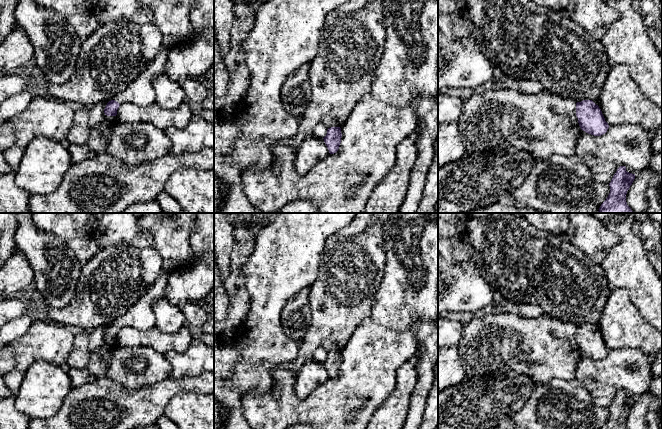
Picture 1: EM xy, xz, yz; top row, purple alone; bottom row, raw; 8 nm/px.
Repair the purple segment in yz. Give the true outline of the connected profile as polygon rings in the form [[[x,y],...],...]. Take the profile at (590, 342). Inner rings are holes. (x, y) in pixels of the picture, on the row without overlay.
[[[592,324],[577,326],[576,340],[581,354],[588,358],[601,360],[609,352],[601,333]]]

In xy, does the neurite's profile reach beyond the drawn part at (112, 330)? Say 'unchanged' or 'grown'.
grown

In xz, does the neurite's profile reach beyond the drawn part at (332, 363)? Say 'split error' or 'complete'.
complete

